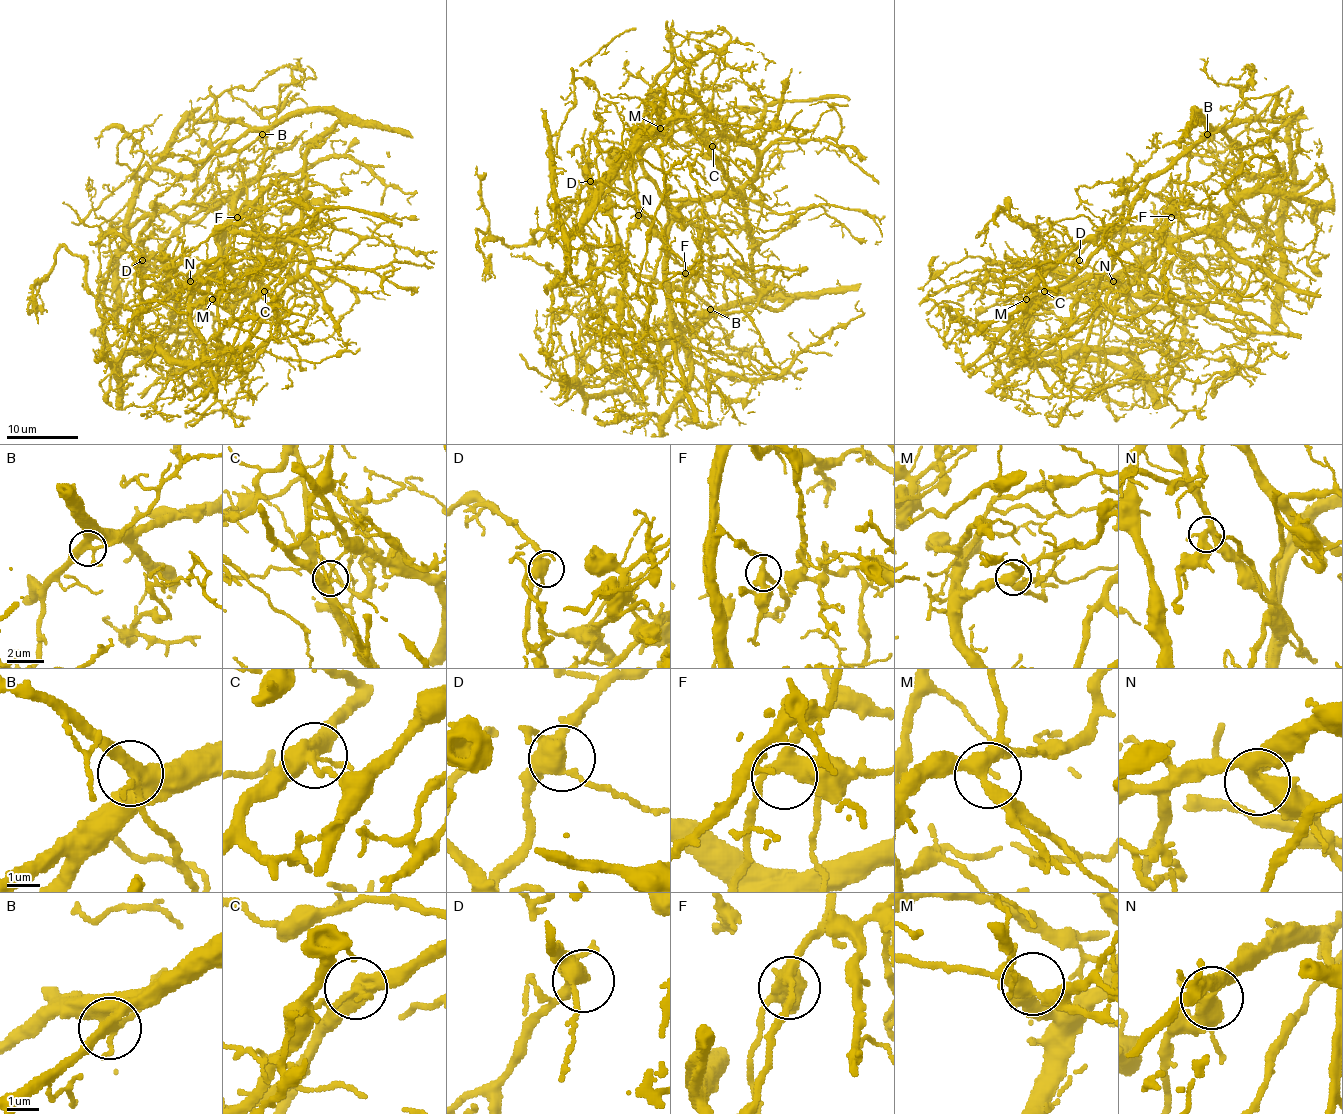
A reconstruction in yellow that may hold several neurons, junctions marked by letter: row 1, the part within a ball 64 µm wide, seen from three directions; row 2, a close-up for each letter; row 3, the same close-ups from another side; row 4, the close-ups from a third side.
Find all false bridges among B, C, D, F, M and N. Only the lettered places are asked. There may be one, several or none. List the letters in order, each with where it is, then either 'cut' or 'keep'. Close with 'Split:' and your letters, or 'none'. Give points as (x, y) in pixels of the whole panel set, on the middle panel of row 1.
B: at (710, 309); keep
C: at (712, 146); cut
D: at (590, 181); keep
F: at (685, 273); keep
M: at (660, 128); keep
N: at (638, 215); cut
Split: C, N

